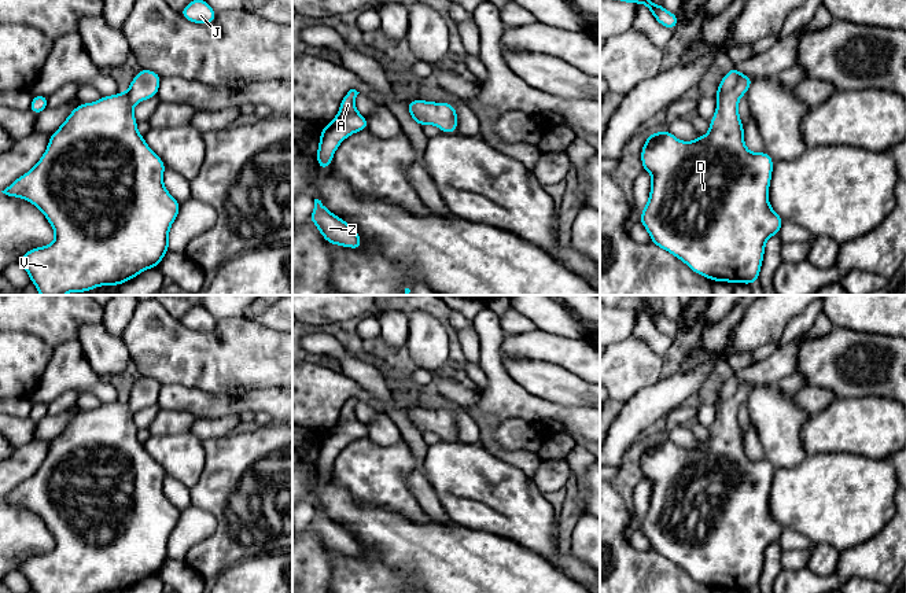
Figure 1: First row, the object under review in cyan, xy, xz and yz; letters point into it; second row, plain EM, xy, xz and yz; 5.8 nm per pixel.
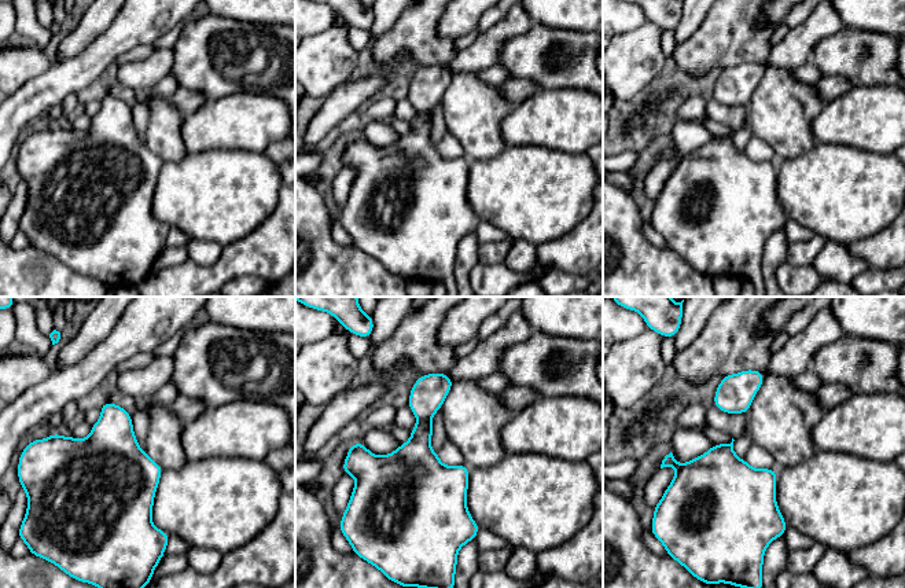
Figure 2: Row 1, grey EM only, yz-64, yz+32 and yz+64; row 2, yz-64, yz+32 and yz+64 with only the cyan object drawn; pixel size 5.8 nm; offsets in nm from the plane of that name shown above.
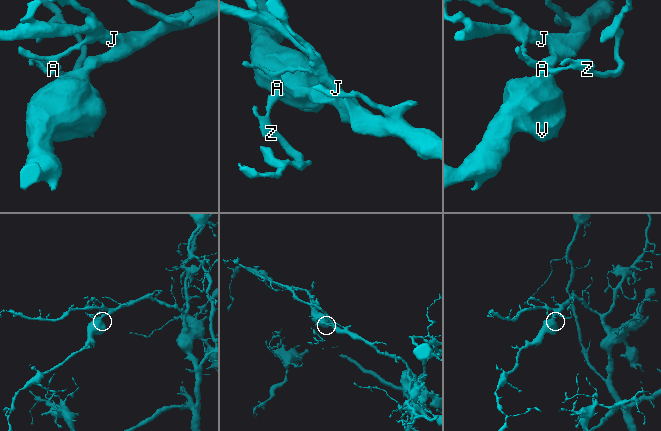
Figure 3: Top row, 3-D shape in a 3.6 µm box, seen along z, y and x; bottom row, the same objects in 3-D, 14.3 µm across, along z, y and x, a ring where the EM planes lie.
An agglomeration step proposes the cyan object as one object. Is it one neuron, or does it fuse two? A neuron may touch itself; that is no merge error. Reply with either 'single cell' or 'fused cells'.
single cell

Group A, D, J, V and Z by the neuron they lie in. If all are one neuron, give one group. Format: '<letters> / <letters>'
A D J V Z

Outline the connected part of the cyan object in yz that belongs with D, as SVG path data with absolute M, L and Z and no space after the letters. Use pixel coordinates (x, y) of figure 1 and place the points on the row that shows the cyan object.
M736 66L732 67L723 75L722 81L718 85L715 93L717 111L714 117L710 119L710 132L707 135L699 136L693 141L681 141L667 129L664 132L655 132L647 136L645 144L641 148L641 165L645 172L651 173L652 183L651 183L649 199L638 220L648 231L651 236L651 243L669 251L680 261L685 262L692 272L700 276L706 276L711 281L729 281L733 283L734 286L739 283L747 283L748 286L752 286L755 281L759 280L760 266L765 255L765 244L770 236L780 233L780 229L784 224L784 220L771 209L770 202L767 199L774 161L766 151L754 154L744 144L744 125L740 119L737 108L739 108L739 99L743 95L747 95L752 82L754 80L751 77L741 74L736 69Z

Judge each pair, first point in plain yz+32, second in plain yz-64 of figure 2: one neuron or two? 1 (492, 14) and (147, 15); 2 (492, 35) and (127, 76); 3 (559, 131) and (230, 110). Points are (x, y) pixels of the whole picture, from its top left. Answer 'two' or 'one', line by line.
1: two
2: one
3: one

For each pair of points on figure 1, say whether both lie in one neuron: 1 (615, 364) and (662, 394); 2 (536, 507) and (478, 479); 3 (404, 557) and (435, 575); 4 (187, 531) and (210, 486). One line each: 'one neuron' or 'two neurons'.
1: two neurons
2: one neuron
3: one neuron
4: two neurons

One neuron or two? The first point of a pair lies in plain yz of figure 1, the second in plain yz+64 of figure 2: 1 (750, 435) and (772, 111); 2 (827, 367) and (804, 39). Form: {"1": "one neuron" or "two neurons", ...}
{"1": "two neurons", "2": "two neurons"}

